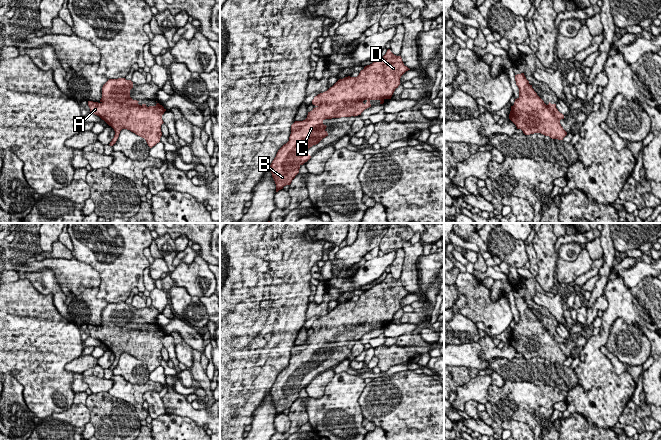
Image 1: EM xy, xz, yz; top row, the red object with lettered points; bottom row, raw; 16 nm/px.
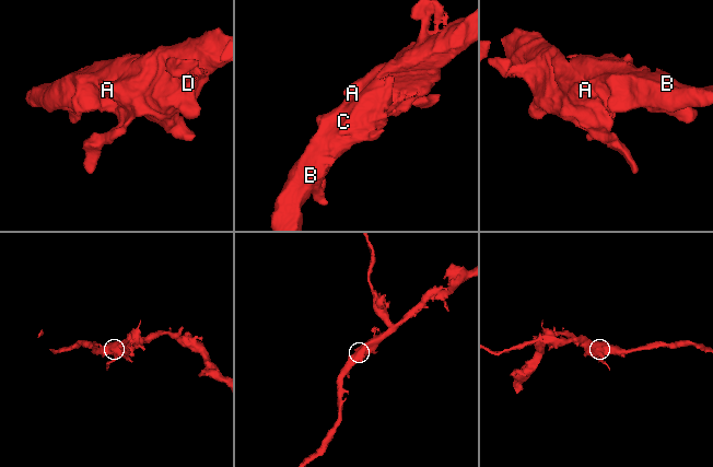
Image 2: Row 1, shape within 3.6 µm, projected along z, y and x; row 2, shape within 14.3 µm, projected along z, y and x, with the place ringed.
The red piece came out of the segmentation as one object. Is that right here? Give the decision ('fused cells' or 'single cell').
single cell

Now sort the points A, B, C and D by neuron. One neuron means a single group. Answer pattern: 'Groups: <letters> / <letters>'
Groups: A B C D

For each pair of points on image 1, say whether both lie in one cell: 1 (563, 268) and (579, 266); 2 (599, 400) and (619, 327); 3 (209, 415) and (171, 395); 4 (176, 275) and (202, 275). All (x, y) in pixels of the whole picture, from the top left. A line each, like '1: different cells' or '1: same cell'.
1: same cell
2: different cells
3: same cell
4: same cell

